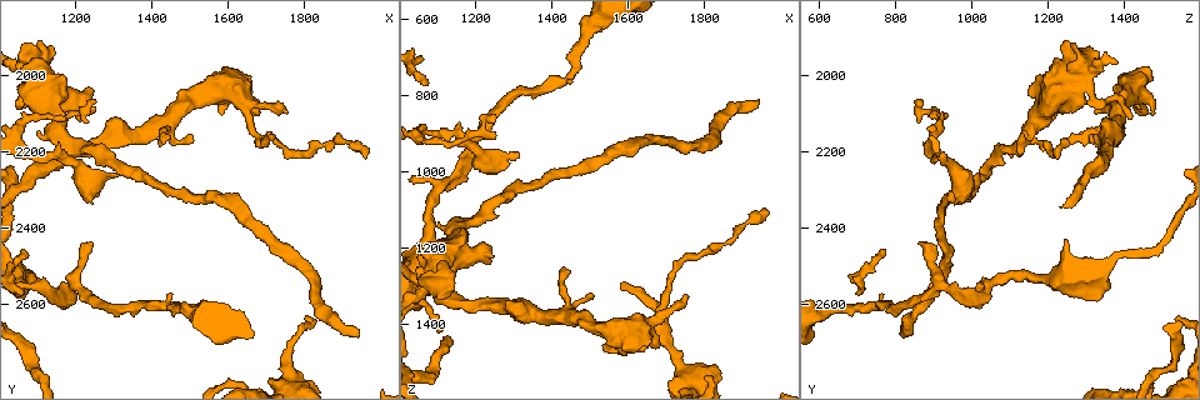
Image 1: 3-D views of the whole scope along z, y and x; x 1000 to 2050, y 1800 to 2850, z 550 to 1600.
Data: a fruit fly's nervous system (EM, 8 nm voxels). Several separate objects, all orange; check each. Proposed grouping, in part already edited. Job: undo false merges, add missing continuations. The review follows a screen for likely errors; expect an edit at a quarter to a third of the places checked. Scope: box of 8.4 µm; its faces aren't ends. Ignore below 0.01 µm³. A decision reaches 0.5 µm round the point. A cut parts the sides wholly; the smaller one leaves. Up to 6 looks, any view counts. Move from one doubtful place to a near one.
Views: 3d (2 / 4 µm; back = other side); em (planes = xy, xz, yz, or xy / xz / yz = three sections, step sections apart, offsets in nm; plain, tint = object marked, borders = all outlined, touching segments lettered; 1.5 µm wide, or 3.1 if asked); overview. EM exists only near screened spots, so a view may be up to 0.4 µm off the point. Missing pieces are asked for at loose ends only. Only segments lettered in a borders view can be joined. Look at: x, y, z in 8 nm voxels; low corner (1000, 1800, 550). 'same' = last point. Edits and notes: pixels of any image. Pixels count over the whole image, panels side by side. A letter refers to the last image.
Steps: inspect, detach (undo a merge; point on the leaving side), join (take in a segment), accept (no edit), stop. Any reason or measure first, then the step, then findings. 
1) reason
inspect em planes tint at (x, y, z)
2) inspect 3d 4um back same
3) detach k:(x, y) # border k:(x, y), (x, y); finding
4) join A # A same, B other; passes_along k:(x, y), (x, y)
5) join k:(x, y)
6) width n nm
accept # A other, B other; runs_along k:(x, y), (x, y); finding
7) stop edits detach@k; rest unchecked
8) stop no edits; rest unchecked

three-way junction
inspect em xz step 8 tint at (1070, 2215, 905)

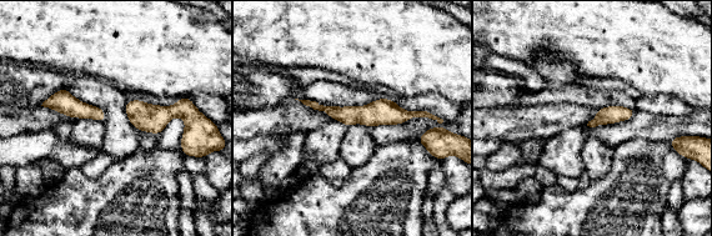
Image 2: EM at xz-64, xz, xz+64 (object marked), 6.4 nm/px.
inspect em planes borders same

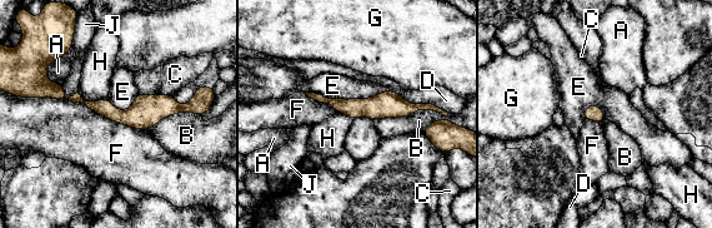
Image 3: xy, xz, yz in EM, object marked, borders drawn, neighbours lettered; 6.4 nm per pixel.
accept # A other, B other, C other, D other, E other, F other, G other, H other, J other; one cell here

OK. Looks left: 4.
free end
inspect em planes borders at (1250, 2445, 865)

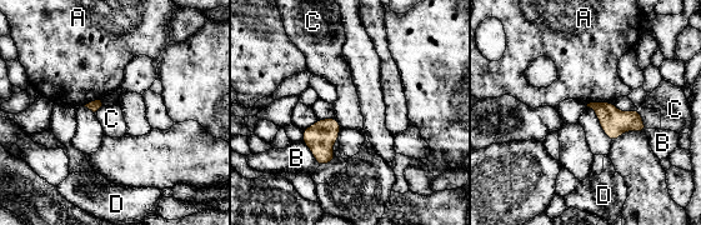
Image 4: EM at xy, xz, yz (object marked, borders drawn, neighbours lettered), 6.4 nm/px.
accept # A other, B other, C other, D other; border 4:(335, 116), (343, 128); none of them fits

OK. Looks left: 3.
an open end
inspect 3d 4um at (1100, 2120, 1415)

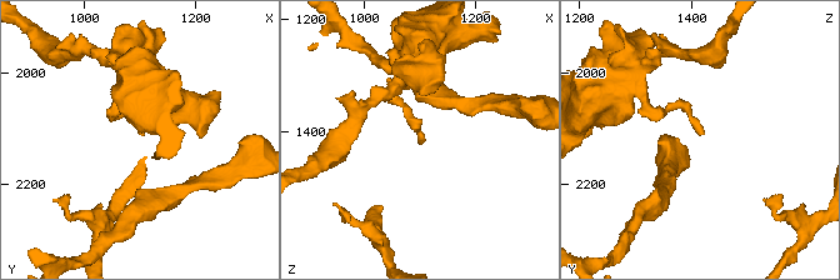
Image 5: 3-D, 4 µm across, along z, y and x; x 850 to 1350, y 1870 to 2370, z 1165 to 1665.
shape alone is not enough
inspect em xz step 8 borders at (1105, 2115, 1415)

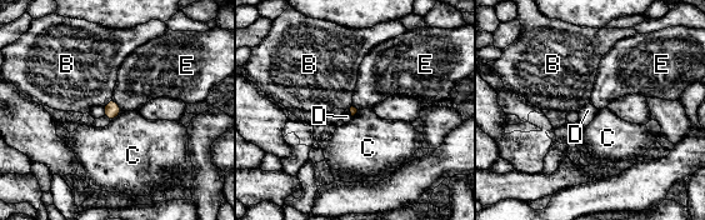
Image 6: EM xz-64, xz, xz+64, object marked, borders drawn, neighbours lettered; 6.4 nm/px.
accept # B other, C other, D other, E other; border 6:(113, 98), (123, 110); none of them fits

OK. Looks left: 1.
stop no edits; rest unchecked

